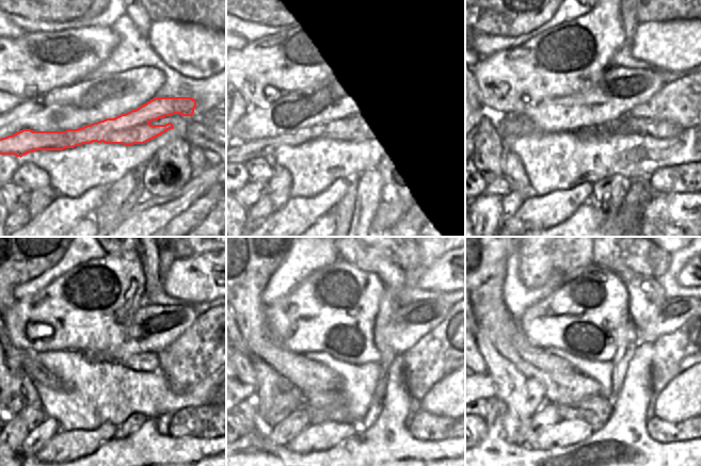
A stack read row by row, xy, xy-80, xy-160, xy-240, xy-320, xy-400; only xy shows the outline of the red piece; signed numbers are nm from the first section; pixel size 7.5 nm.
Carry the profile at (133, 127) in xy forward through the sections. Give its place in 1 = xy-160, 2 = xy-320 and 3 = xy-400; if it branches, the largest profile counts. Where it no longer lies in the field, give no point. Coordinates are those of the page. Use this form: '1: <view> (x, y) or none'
1: xy-160 (682, 101)
2: xy-320 (433, 356)
3: xy-400 (668, 351)

